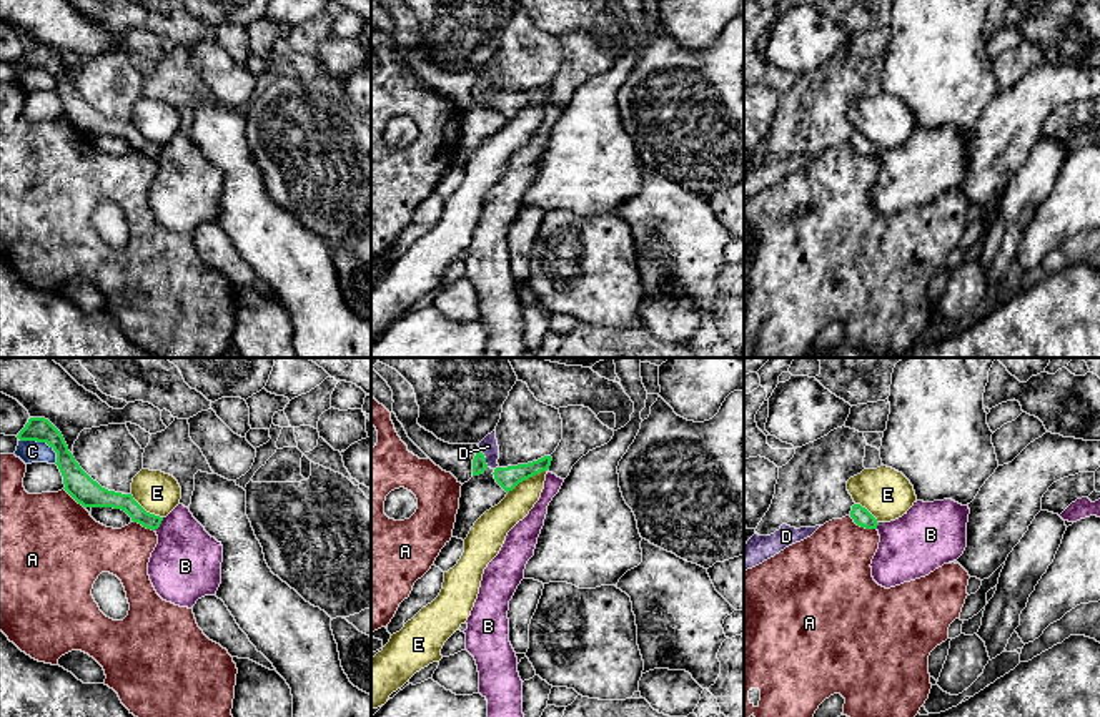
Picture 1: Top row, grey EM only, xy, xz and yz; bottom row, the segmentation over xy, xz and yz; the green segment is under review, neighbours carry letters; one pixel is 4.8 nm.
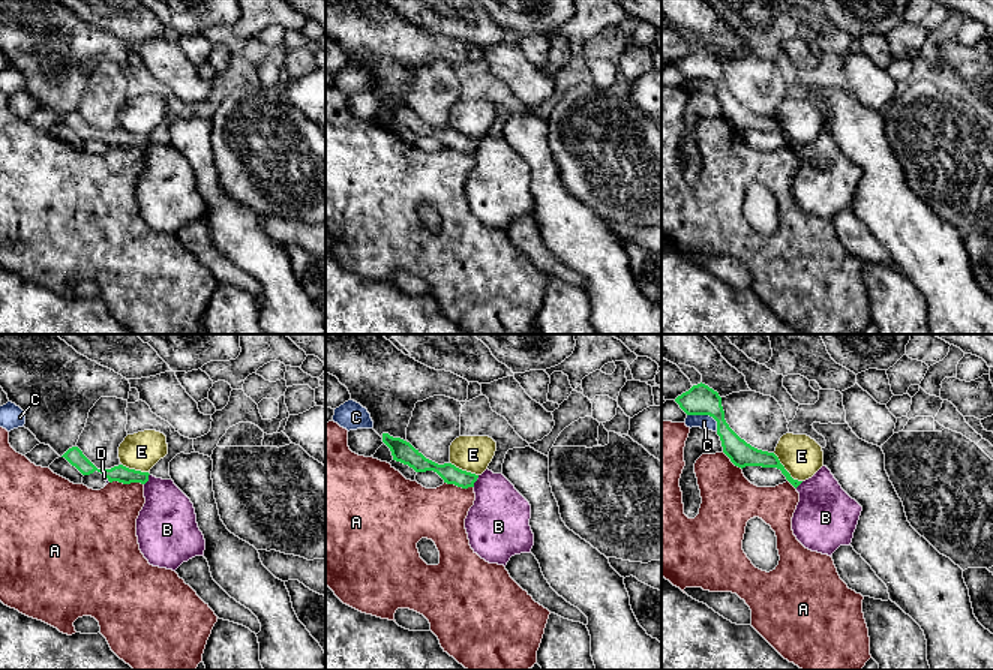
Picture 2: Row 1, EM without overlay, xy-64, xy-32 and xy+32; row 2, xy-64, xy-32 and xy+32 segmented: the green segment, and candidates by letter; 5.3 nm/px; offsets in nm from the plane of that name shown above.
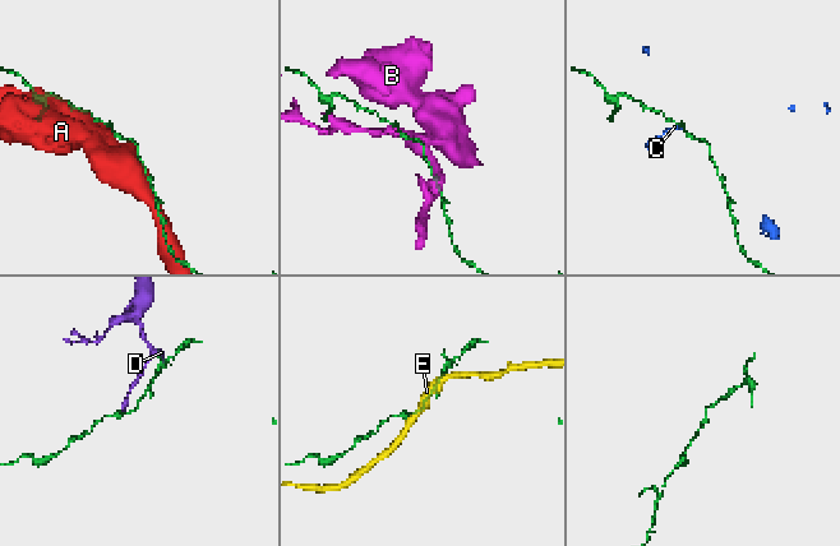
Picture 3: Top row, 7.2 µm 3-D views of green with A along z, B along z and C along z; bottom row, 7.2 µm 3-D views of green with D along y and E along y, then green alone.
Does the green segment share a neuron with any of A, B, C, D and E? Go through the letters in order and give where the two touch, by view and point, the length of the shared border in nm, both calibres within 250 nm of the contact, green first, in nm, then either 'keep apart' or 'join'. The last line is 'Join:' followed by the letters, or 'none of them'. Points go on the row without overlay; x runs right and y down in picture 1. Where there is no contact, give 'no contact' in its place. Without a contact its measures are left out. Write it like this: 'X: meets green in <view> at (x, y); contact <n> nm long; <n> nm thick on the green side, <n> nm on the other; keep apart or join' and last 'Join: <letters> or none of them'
A: meets green in yz at (862, 153); contact 150 nm long; 90 nm thick on the green side, 360 nm on the other; keep apart
B: meets green in xy at (160, 150); contact 80 nm long; 80 nm thick on the green side, 340 nm on the other; keep apart
C: meets green in xy at (42, 69); contact 220 nm long; 120 nm thick on the green side, 110 nm on the other; keep apart
D: meets green in xz at (485, 85); contact 100 nm long; 70 nm thick on the green side, 90 nm on the other; keep apart
E: meets green in xz at (526, 105); contact 220 nm long; 110 nm thick on the green side, 150 nm on the other; keep apart
Join: none of them

